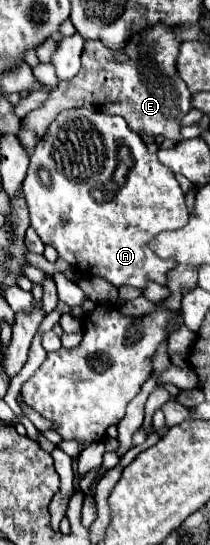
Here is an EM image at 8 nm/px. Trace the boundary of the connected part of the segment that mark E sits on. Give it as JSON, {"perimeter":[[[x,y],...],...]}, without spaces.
{"perimeter":[[[158,24],[148,28],[140,34],[134,34],[126,48],[120,52],[112,52],[104,48],[98,40],[84,42],[84,56],[80,72],[66,82],[60,82],[48,100],[38,108],[32,110],[20,126],[20,144],[32,152],[40,138],[46,134],[48,124],[68,108],[90,108],[104,114],[122,116],[134,132],[148,132],[148,134],[162,134],[176,144],[182,142],[180,134],[180,120],[192,108],[192,94],[184,86],[182,78],[176,72],[176,58],[178,58],[180,40],[176,40],[170,26]]]}

